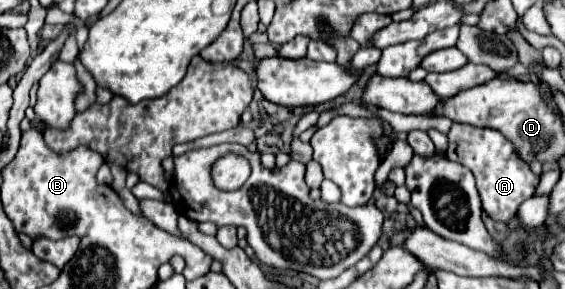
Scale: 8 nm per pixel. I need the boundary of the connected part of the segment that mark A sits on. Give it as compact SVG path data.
M453 122L447 137L446 157L460 161L474 173L476 187L482 197L482 207L492 219L502 223L508 221L514 211L518 211L520 203L534 195L540 177L532 173L528 163L522 163L522 159L514 155L514 147L510 147L510 141L504 135L498 135L498 130Z

